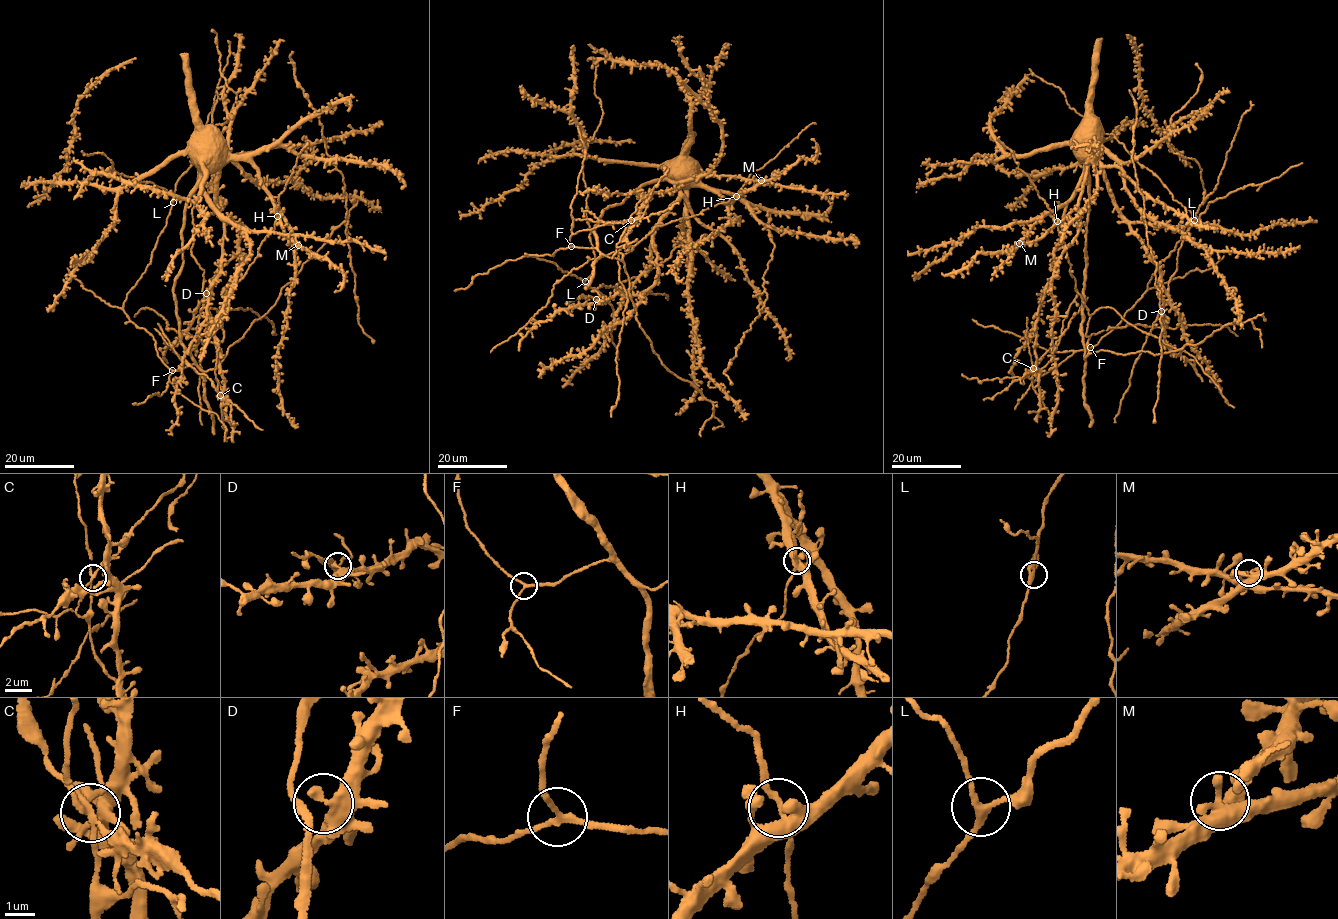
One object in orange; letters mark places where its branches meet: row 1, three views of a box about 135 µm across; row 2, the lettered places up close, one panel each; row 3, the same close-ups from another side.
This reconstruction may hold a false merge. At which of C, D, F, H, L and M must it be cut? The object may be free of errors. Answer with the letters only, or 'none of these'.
C

